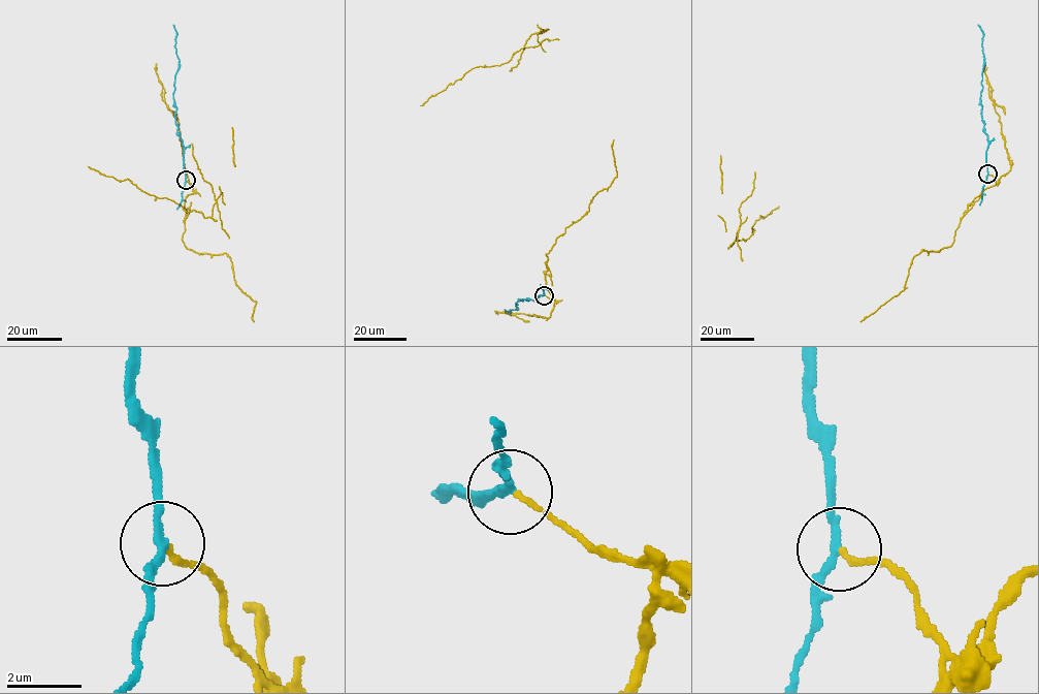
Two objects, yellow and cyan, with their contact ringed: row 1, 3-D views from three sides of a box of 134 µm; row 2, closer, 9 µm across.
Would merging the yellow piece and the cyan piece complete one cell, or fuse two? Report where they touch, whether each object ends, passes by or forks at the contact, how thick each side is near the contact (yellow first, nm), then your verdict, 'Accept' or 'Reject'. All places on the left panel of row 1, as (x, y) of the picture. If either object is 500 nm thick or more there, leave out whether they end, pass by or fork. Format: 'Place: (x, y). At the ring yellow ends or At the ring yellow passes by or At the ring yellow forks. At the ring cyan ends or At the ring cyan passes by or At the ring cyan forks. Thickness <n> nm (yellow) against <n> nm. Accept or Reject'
Place: (186, 180). At the ring yellow ends. At the ring cyan passes by. Thickness 150 nm (yellow) against 180 nm. Reject

